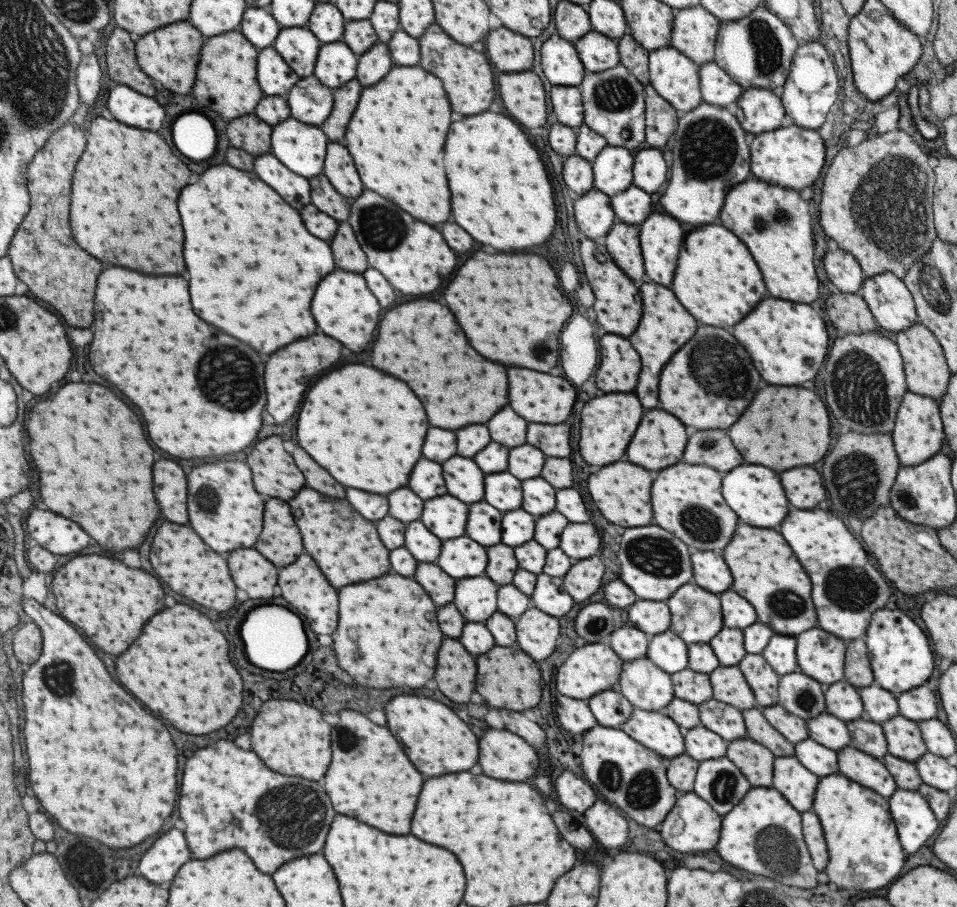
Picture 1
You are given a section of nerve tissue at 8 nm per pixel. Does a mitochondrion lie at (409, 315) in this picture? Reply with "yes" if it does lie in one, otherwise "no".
no

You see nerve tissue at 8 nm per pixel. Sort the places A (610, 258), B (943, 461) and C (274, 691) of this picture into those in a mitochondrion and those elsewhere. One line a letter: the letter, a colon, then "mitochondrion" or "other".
A: other
B: other
C: other

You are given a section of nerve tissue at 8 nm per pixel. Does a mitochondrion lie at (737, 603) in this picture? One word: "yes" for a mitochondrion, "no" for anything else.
no

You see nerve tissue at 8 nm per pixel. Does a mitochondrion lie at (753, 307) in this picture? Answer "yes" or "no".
no

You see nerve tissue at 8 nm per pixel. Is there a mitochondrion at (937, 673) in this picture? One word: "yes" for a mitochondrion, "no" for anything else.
no

